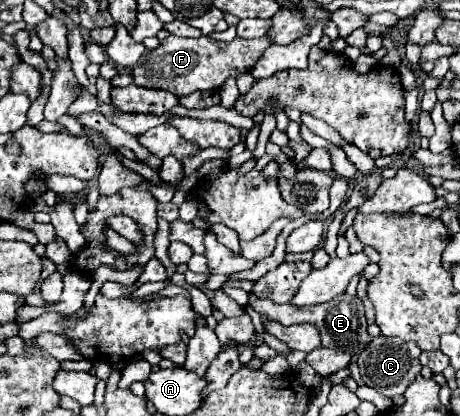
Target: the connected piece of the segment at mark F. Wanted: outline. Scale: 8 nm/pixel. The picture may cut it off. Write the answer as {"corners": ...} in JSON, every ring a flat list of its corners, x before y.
{"corners":[[170,35,166,37,158,49,146,53,140,63,132,69,134,83,154,89,168,89,178,97,190,95,194,91,214,91,218,89,226,77,234,77,236,71,250,71,252,65,258,61,260,53,270,45,266,37,260,39,240,39,236,37,228,43,226,49,218,49,208,37,200,39,184,39]]}

